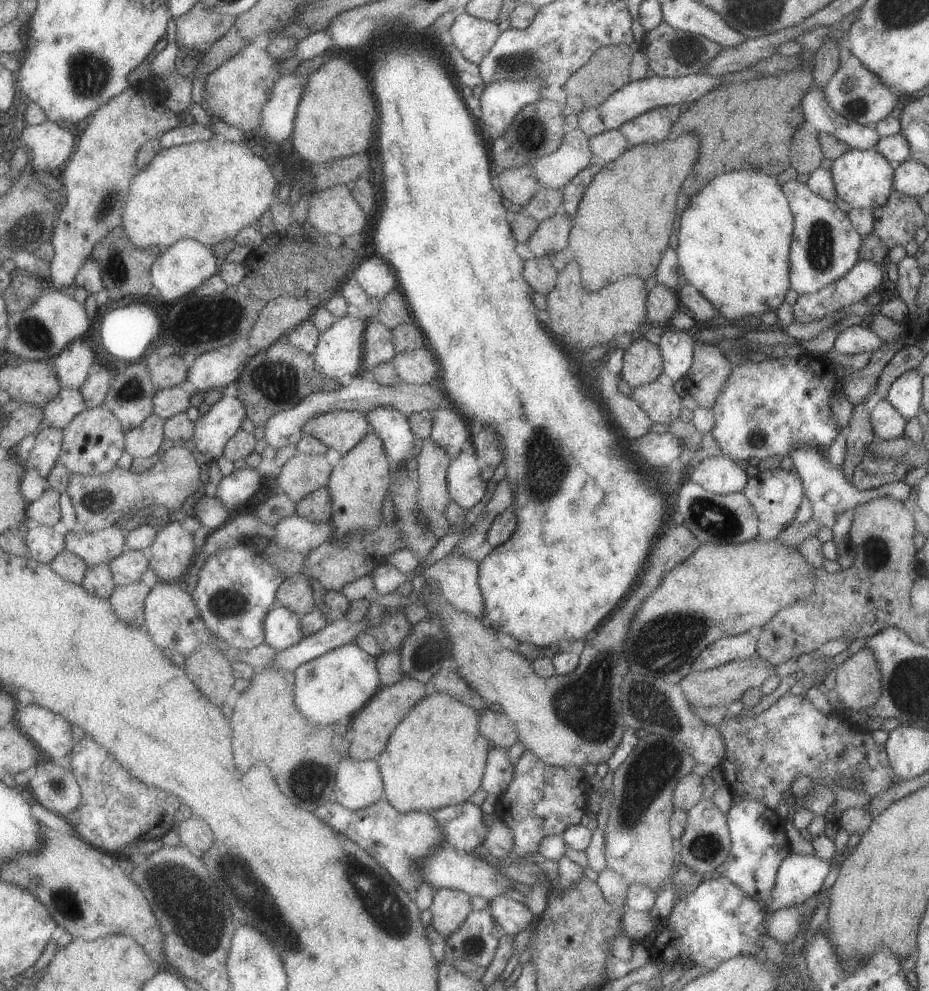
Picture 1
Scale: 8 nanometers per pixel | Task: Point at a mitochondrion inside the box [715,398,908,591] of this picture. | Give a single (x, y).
(877, 555)

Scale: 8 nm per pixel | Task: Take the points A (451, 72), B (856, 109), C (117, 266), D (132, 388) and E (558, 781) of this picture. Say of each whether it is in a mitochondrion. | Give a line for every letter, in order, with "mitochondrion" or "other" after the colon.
A: other
B: mitochondrion
C: mitochondrion
D: mitochondrion
E: other

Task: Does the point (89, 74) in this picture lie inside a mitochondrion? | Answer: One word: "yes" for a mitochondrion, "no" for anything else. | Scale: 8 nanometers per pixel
yes

